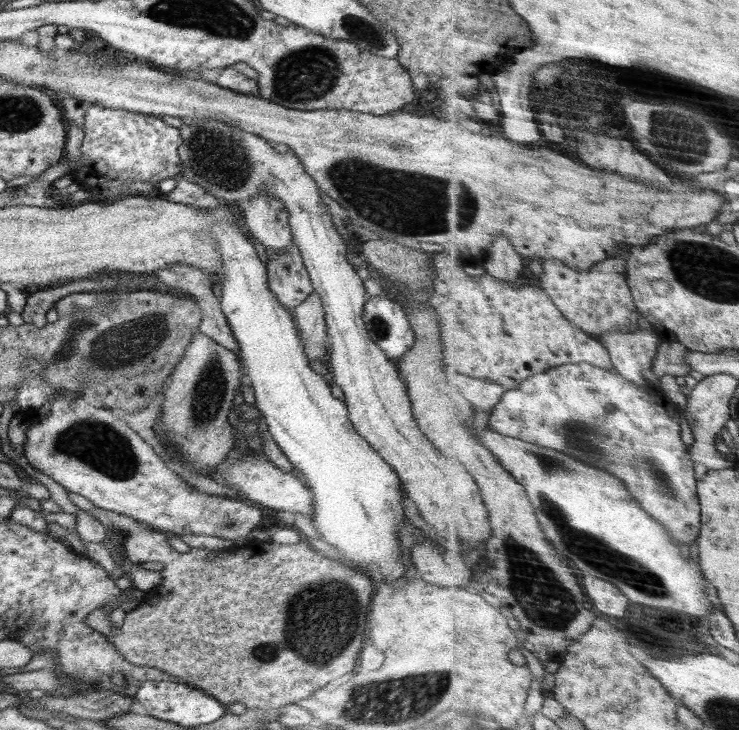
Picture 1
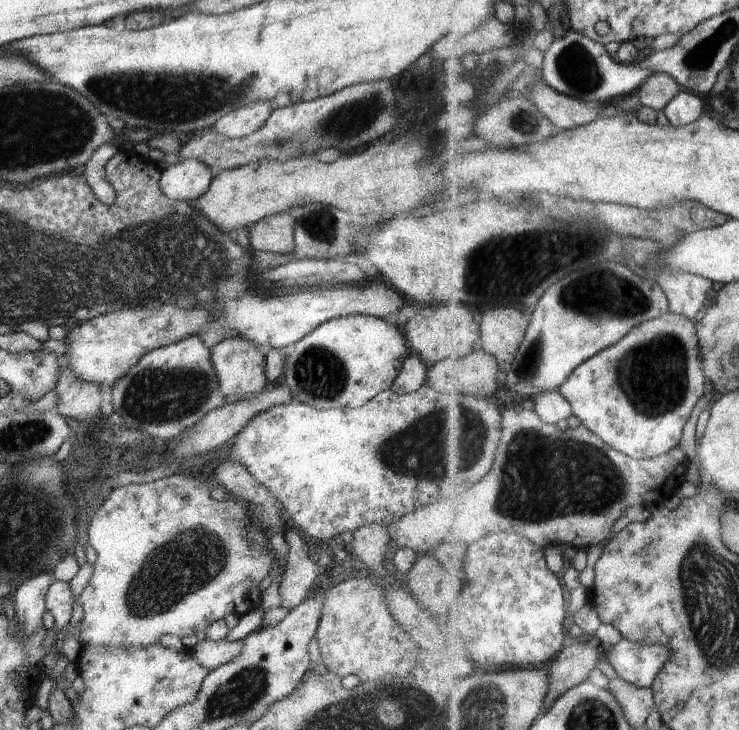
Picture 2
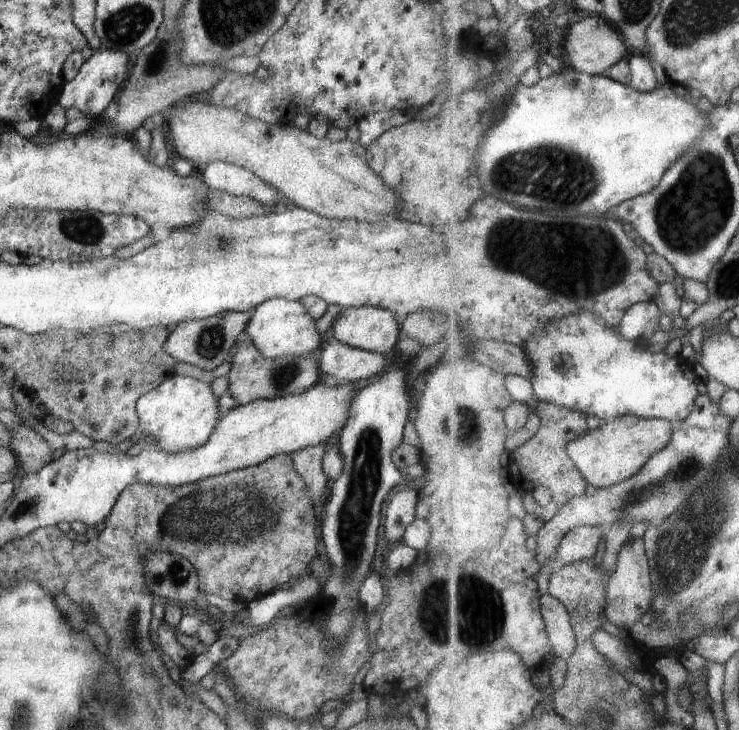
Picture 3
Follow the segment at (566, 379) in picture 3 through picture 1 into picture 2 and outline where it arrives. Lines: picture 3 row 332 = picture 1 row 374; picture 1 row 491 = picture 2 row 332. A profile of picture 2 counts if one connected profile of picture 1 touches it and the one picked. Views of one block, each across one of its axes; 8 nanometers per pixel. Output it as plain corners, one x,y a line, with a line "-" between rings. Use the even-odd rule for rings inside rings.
670,312
640,324
620,344
600,352
574,370
560,392
570,400
574,415
596,432
606,444
635,459
668,454
679,446
684,426
698,400
707,393
706,368
698,338
697,323
680,313

